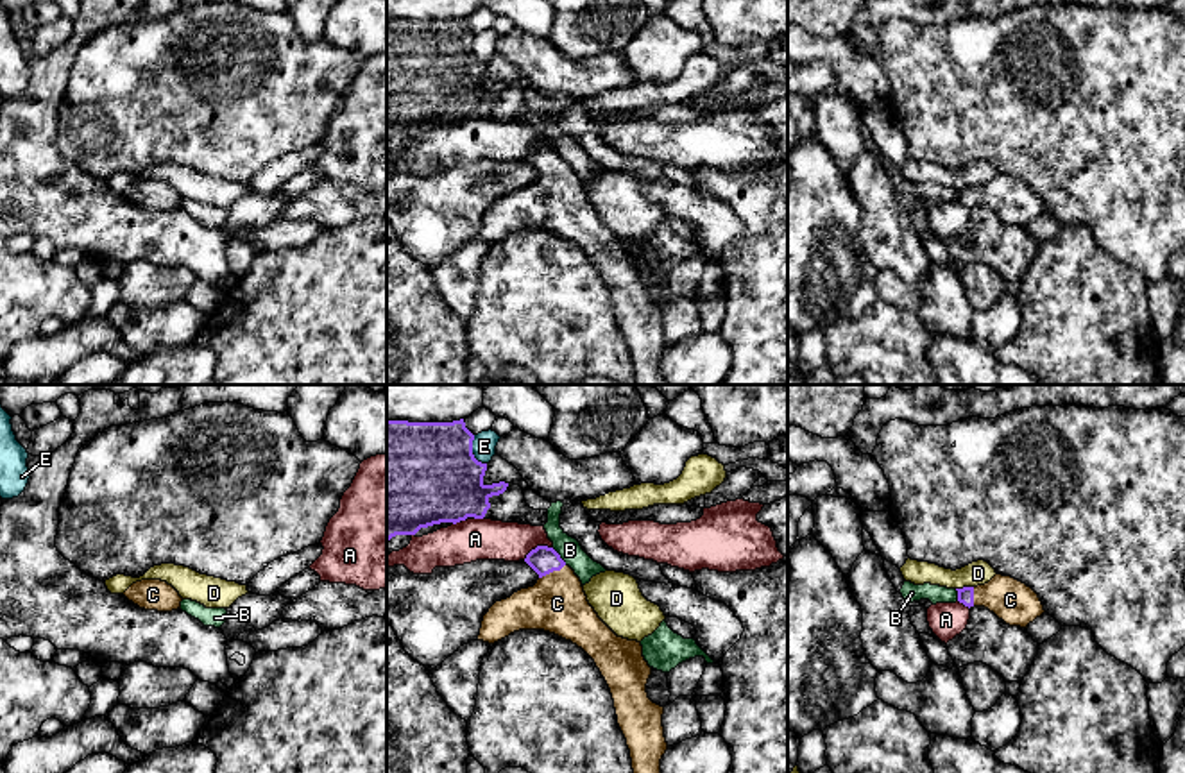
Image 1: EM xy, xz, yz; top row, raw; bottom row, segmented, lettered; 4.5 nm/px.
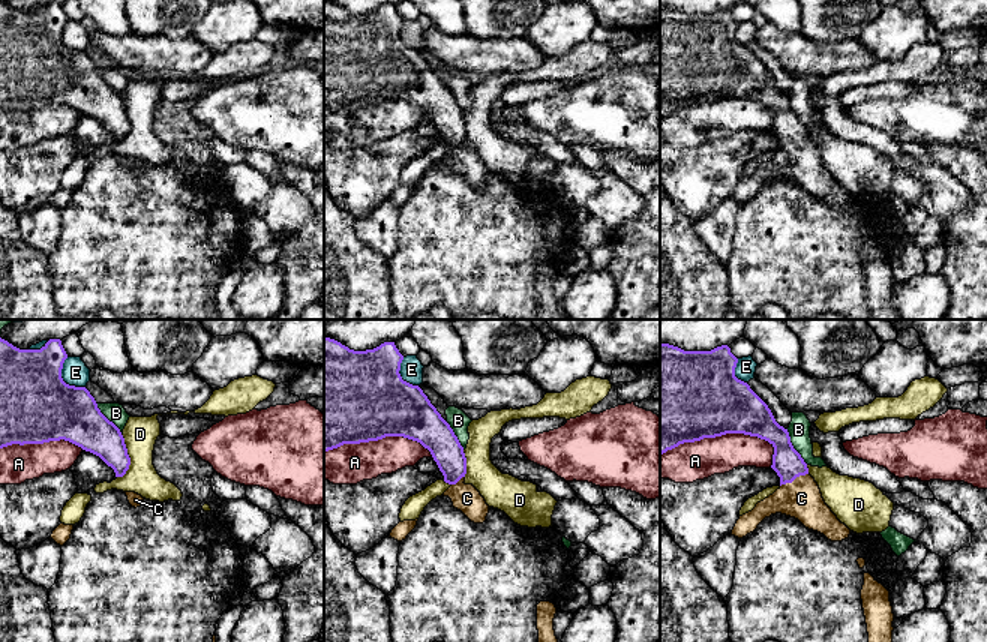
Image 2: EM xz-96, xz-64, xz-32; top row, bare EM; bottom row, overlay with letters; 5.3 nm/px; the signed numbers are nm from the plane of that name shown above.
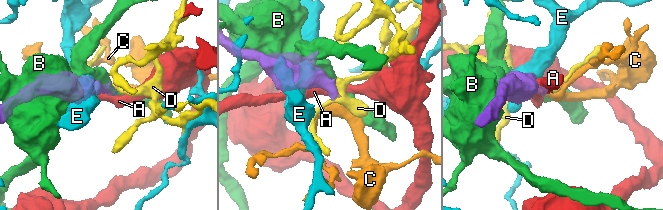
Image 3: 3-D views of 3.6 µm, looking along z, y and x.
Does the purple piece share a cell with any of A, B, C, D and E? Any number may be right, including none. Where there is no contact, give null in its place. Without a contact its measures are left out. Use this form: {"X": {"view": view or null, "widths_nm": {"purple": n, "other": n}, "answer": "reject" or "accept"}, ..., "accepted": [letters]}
{"A": {"view": "xz", "widths_nm": {"purple": 120, "other": 190}, "answer": "reject"}, "B": {"view": "xz", "widths_nm": {"purple": 120, "other": 110}, "answer": "reject"}, "C": {"view": "xz", "widths_nm": {"purple": 120, "other": 260}, "answer": "accept"}, "D": {"view": "yz", "widths_nm": {"purple": 70, "other": 110}, "answer": "reject"}, "E": {"view": "xz", "widths_nm": {"purple": 460, "other": 110}, "answer": "reject"}, "accepted": ["C"]}

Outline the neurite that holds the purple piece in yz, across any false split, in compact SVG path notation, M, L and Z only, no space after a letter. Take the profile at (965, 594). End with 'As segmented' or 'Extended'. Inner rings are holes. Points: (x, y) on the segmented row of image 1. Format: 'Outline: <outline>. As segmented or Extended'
Outline: M995 574L985 585L956 590L959 603L968 608L985 607L1010 626L1027 628L1045 612L1038 594L1011 576Z. Extended

